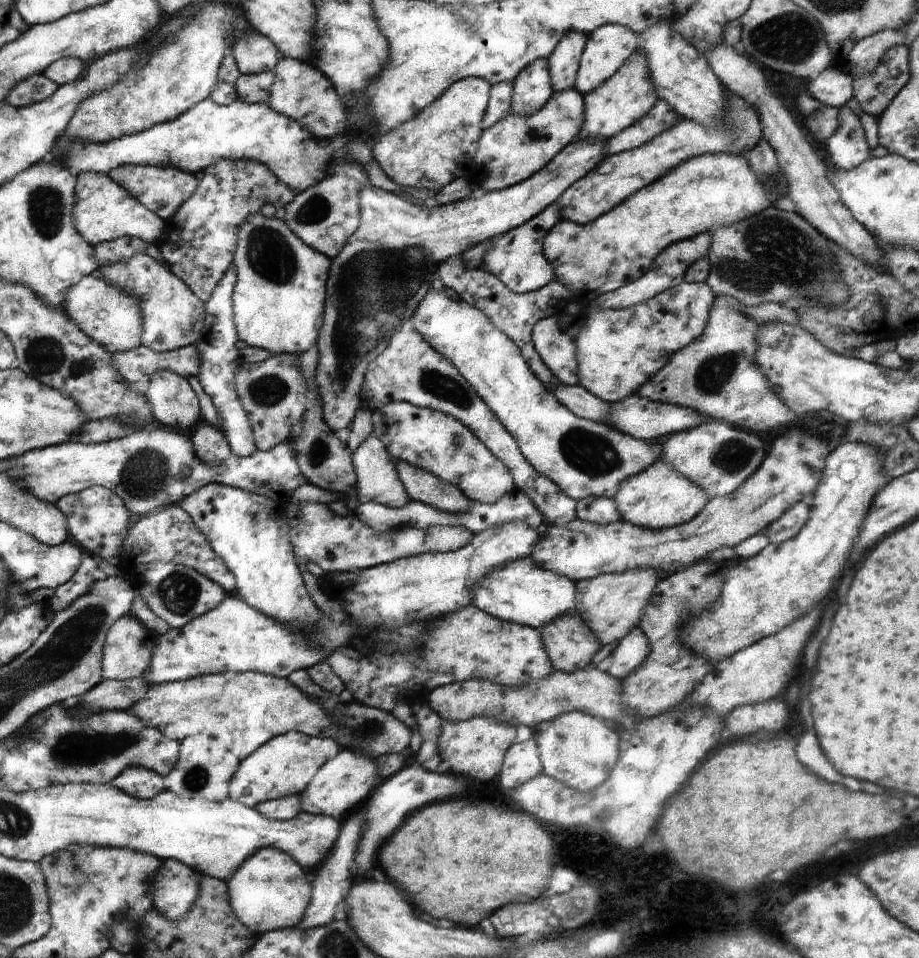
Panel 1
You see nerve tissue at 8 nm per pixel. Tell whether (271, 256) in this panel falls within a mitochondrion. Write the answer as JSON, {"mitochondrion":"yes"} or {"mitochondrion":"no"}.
{"mitochondrion":"yes"}

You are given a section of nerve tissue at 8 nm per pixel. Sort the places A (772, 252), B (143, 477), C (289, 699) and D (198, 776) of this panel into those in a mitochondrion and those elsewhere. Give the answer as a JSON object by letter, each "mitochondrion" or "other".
{"A":"mitochondrion","B":"mitochondrion","C":"other","D":"mitochondrion"}

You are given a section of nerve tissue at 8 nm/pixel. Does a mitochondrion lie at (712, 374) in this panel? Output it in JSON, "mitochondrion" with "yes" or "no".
{"mitochondrion":"yes"}

